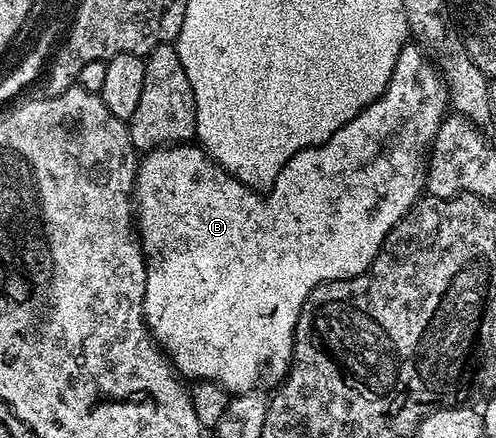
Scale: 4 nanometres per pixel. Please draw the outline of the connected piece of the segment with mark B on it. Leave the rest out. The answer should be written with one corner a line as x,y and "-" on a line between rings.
406,44
401,48
401,55
395,64
395,72
391,72
389,89
384,90
363,112
359,112
355,120
343,124
343,128
339,128
339,132
335,132
335,136
331,136
322,146
311,146
307,150
298,152
283,168
283,172
279,172
273,189
264,196
250,190
237,178
231,177
197,144
161,146
157,150
148,151
138,161
133,193
135,230
139,235
141,253
145,255
145,295
141,307
150,334
157,341
157,345
165,351
174,370
182,379
215,382
222,389
233,394
248,394
249,391
258,389
257,381
261,378
261,369
264,366
271,377
277,378
276,380
284,379
289,372
289,361
293,359
295,324
299,320
299,312
309,293
323,282
354,278
365,271
381,251
383,240
389,235
391,228
395,228
401,217
411,207
417,205
422,197
427,186
427,159
431,143
439,132
441,121
445,119
448,106
449,92
436,65
430,61
420,46

